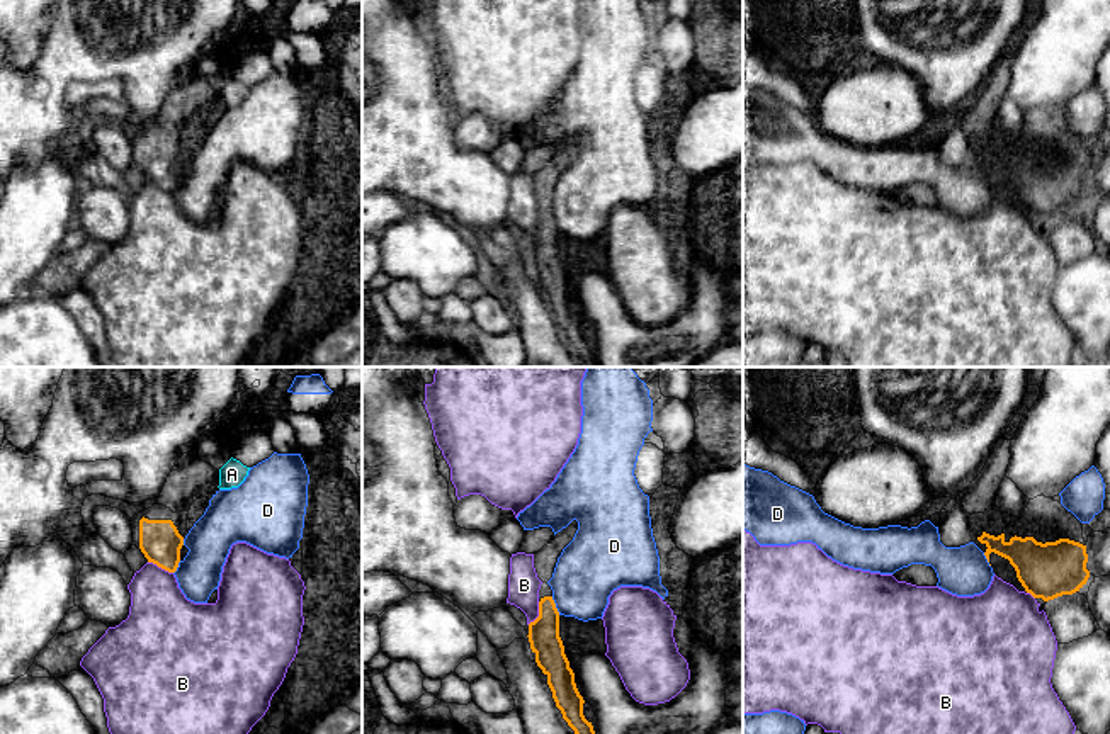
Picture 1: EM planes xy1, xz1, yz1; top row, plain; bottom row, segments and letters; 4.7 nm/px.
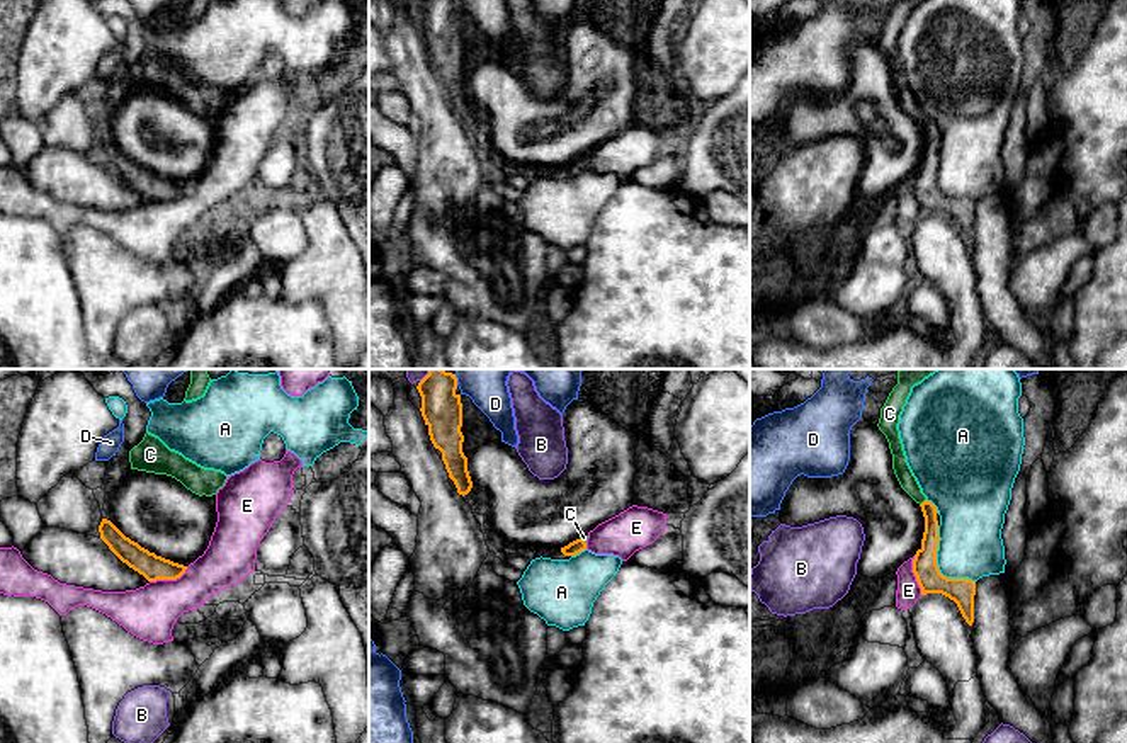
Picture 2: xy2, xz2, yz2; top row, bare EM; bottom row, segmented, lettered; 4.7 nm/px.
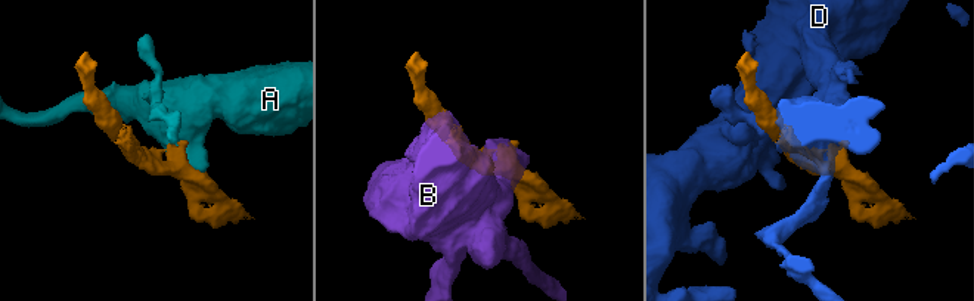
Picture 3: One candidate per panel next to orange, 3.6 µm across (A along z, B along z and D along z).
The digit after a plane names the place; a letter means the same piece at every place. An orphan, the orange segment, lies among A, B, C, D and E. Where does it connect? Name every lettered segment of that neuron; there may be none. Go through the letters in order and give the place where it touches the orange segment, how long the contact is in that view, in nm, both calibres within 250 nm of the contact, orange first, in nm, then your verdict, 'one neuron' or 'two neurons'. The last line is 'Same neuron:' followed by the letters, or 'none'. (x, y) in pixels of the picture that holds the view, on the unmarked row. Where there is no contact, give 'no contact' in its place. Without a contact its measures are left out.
A: yz2 (937, 186) | 320 nm | 120/300 nm | two neurons
B: xy1 (160, 186) | 130 nm | 200/300 nm | two neurons
C: yz2 (923, 121) | 50 nm | 90/80 nm | one neuron
D: xz1 (554, 225) | 100 nm | 150/300 nm | two neurons
E: xy2 (169, 198) | 200 nm | 120/260 nm | two neurons
Same neuron: C

